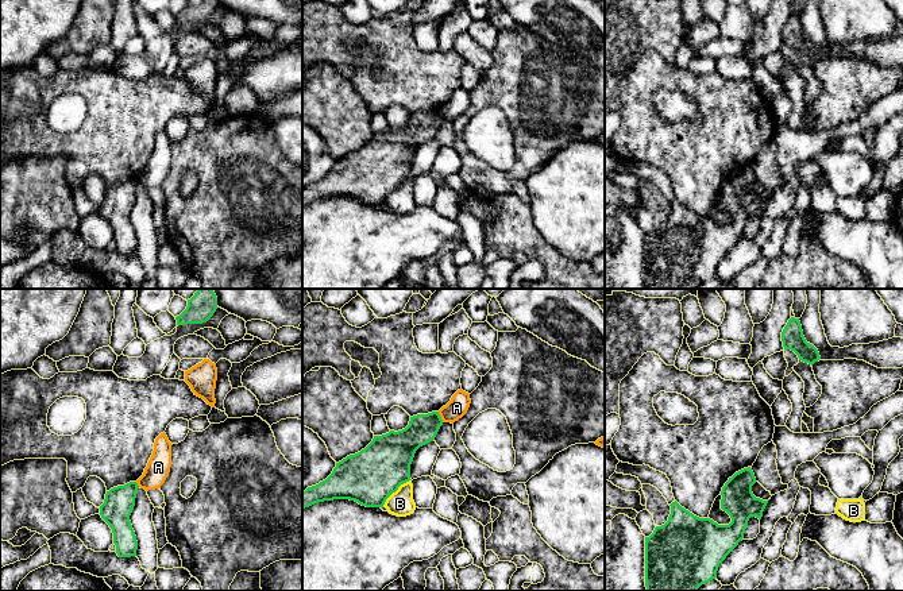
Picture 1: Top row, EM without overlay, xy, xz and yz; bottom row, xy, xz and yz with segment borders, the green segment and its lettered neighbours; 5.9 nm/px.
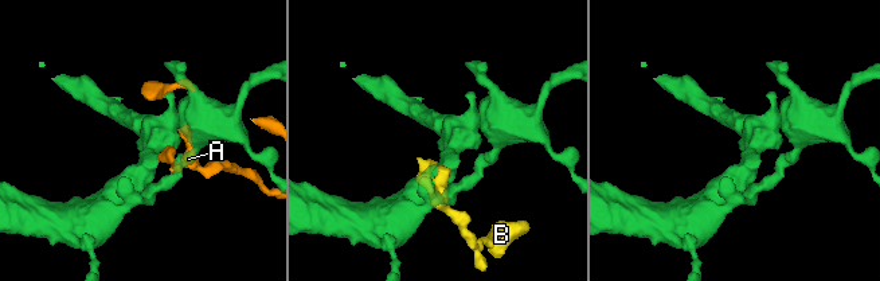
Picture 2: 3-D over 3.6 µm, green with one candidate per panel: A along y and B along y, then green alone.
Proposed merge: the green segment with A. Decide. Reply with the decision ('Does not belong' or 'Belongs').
Does not belong

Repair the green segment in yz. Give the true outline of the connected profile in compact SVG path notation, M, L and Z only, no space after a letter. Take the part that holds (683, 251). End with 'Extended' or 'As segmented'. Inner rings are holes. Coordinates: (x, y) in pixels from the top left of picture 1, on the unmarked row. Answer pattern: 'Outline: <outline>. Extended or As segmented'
Outline: M750 165L736 170L722 185L721 206L726 209L732 220L718 223L710 216L699 216L672 200L668 219L656 224L649 235L645 235L645 285L647 289L698 289L702 282L717 275L719 262L744 236L750 215L761 217L768 198L756 196L752 184L756 181Z. As segmented

